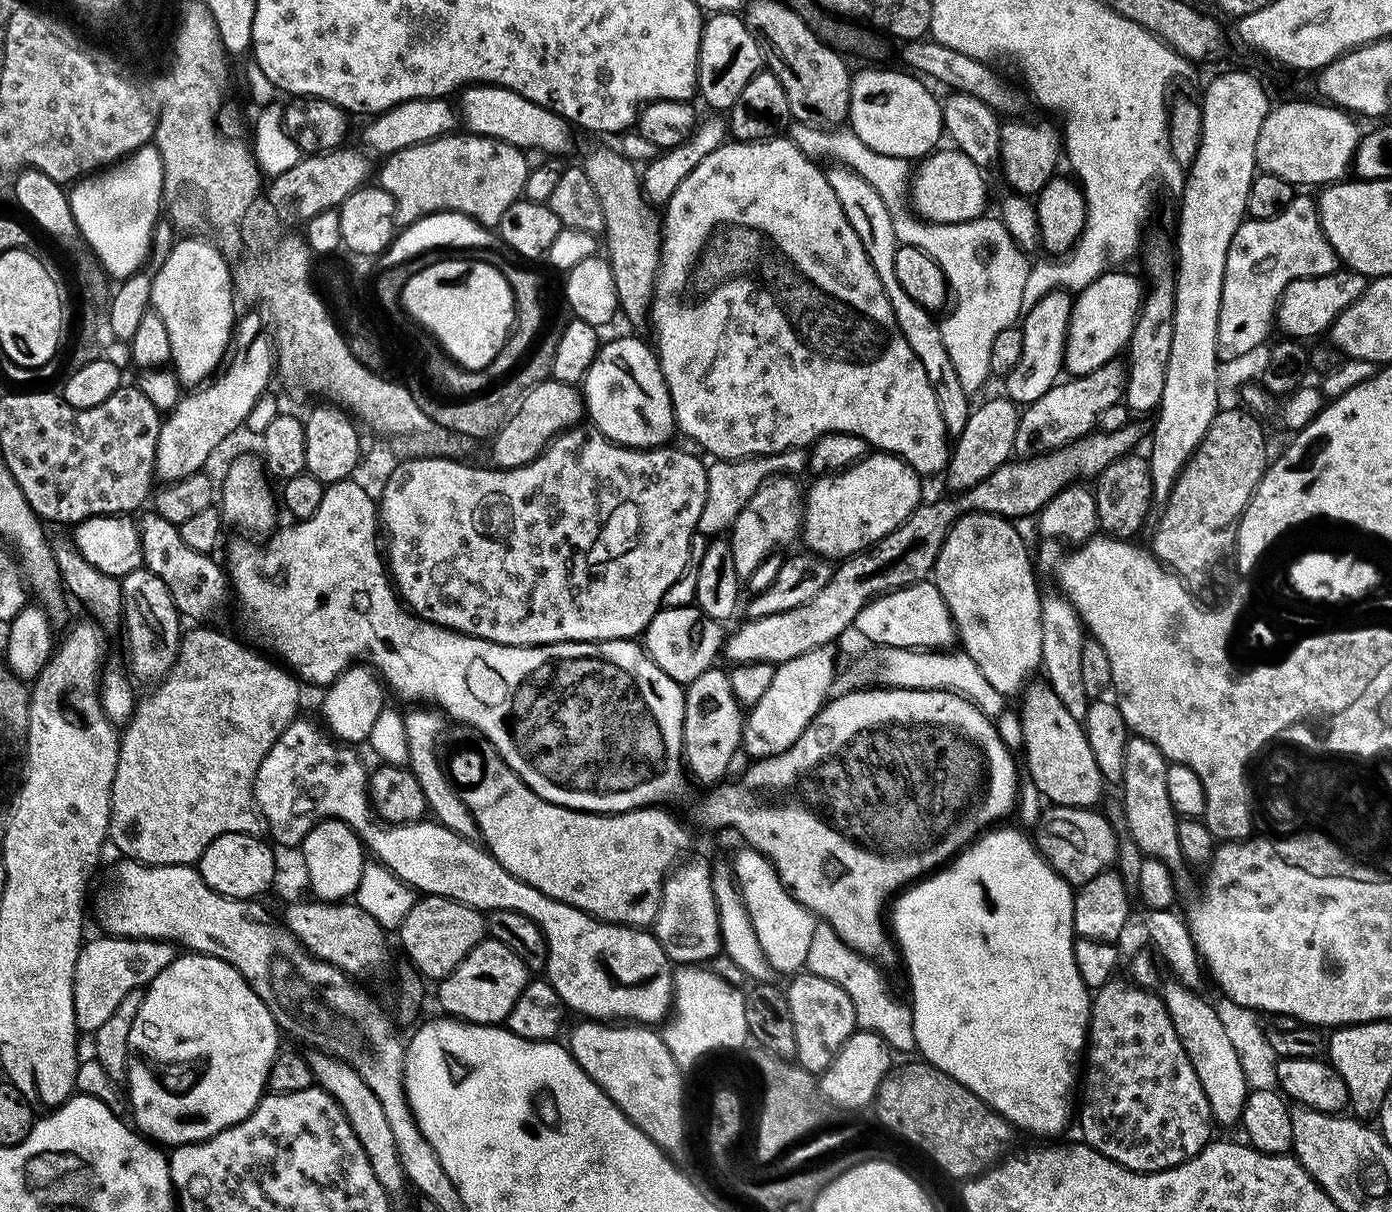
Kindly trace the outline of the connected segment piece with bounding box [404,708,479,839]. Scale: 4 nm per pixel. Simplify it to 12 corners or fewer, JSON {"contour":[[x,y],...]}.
{"contour":[[426,708],[404,719],[408,766],[437,823],[479,837],[442,754],[447,721]]}

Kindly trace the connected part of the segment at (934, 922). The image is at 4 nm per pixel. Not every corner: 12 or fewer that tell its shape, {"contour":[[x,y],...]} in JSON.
{"contour":[[997,827],[890,904],[917,1053],[1073,1115],[1073,885]]}

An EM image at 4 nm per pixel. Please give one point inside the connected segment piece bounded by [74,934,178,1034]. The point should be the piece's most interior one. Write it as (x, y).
(108, 968)

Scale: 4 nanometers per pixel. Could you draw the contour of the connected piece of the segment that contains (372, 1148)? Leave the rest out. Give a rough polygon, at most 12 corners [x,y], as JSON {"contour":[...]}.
{"contour":[[312,1050],[315,1087],[338,1102],[370,1170],[406,1188],[398,1142],[374,1090],[349,1064]]}

